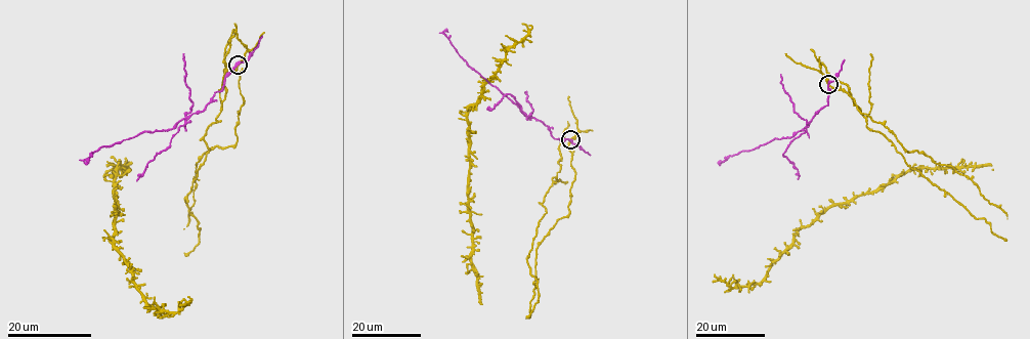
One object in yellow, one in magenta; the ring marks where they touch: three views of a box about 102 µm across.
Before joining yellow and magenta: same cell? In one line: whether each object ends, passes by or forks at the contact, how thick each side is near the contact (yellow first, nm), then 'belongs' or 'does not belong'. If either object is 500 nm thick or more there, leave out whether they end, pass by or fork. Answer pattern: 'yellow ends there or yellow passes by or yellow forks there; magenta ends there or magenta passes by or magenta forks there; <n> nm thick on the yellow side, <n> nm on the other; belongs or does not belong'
yellow passes by; magenta passes by; 200 nm thick on the yellow side, 440 nm on the other; does not belong

